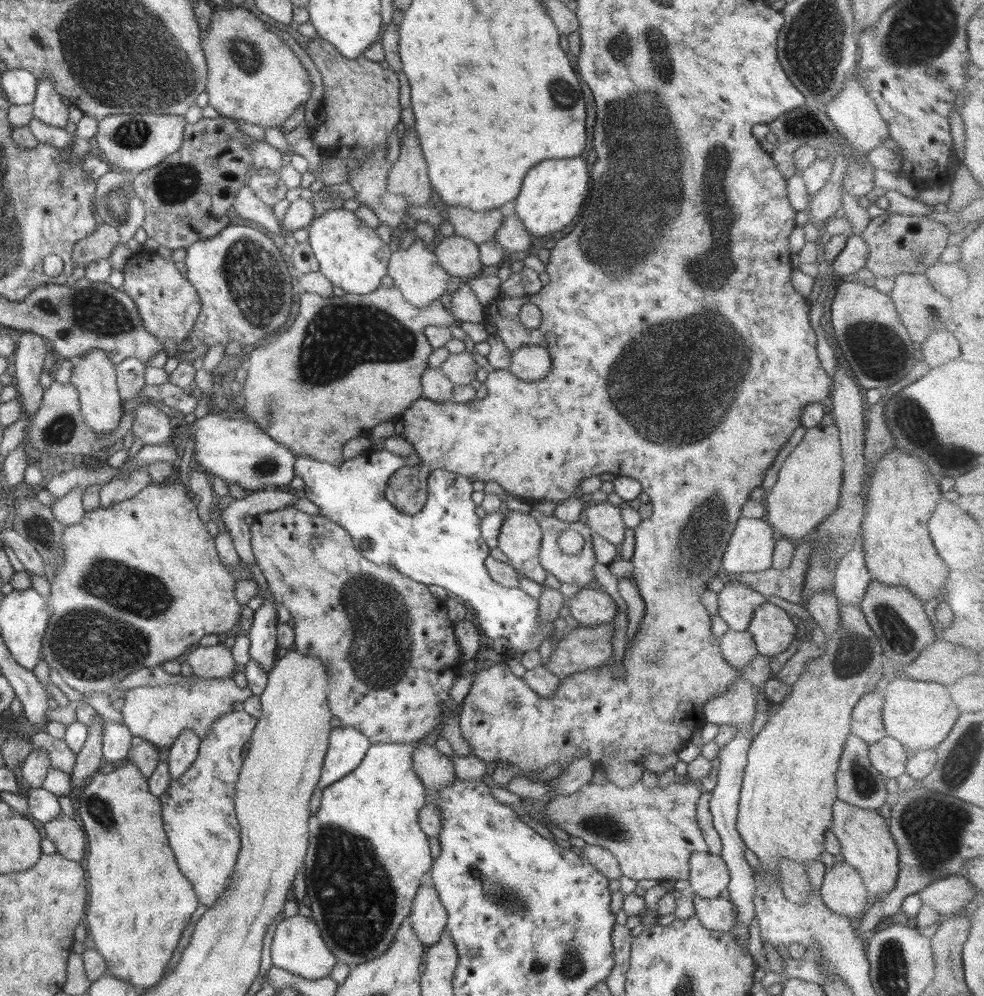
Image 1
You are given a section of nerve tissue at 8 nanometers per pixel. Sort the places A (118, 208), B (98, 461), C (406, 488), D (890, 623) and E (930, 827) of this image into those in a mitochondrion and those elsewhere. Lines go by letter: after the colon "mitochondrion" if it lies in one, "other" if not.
A: mitochondrion
B: other
C: mitochondrion
D: mitochondrion
E: mitochondrion

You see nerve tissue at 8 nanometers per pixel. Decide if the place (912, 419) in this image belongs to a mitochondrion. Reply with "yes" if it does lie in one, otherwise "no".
yes

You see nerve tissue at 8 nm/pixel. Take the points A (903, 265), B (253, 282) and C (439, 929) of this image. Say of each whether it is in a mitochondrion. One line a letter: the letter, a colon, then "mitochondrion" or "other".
A: other
B: mitochondrion
C: other

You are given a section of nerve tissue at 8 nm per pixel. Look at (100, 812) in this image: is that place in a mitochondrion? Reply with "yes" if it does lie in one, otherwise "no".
yes

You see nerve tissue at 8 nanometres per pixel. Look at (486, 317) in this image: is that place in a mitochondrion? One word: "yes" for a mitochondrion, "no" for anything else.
no

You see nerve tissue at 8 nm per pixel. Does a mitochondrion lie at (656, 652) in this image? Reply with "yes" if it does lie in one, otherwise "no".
yes

